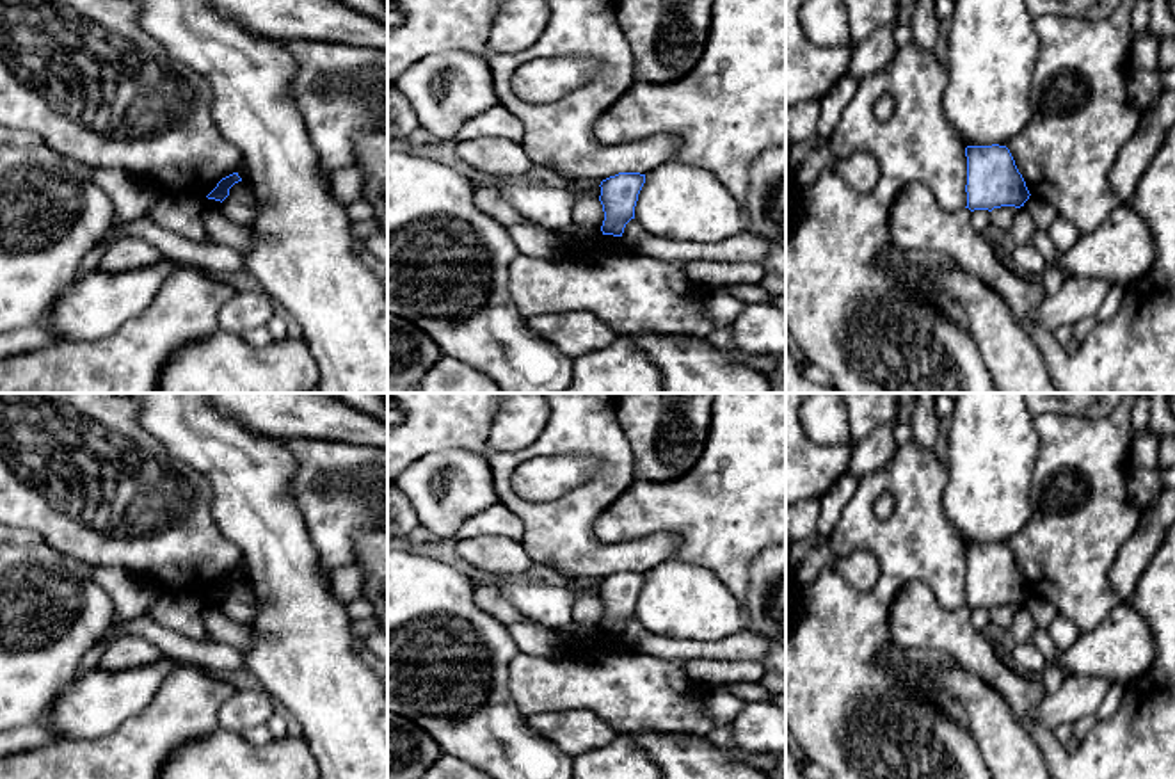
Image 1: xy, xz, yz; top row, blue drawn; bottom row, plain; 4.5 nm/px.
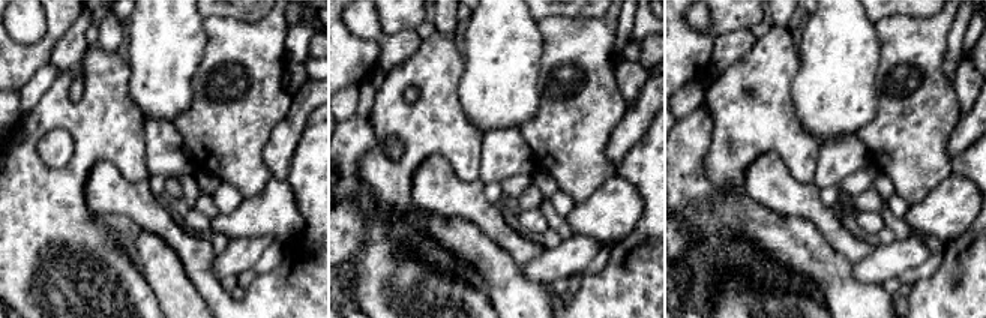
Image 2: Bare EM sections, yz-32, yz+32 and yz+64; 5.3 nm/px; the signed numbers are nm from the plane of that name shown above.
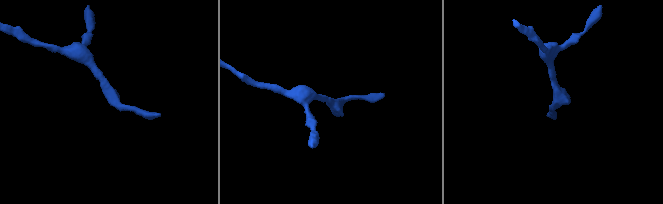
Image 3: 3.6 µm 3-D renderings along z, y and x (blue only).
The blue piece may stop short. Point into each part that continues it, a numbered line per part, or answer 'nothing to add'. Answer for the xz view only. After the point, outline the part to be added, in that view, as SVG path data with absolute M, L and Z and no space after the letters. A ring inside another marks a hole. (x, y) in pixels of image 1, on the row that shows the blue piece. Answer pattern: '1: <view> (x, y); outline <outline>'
nothing to add

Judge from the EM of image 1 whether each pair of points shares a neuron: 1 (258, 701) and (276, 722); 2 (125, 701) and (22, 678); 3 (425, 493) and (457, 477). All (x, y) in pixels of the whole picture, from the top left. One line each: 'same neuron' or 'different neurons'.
1: different neurons
2: different neurons
3: same neuron

